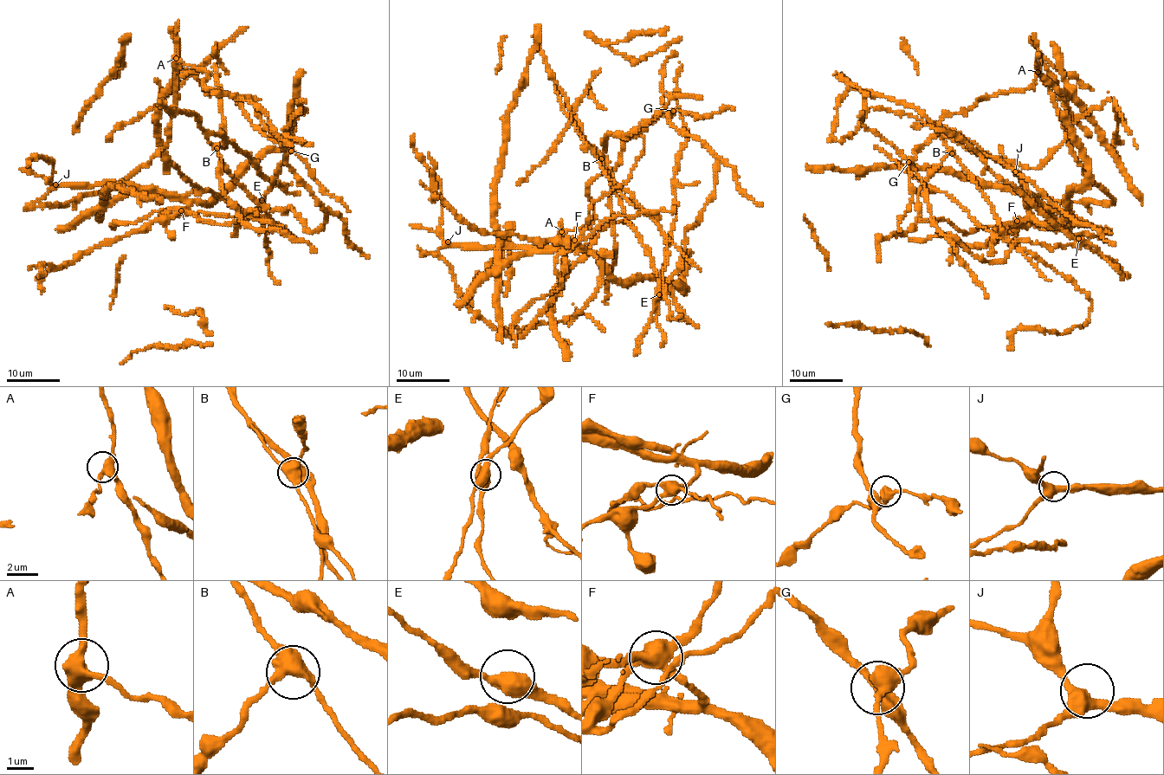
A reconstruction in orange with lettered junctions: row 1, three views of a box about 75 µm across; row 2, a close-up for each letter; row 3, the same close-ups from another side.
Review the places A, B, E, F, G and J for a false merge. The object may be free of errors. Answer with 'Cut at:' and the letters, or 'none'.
Cut at: F

